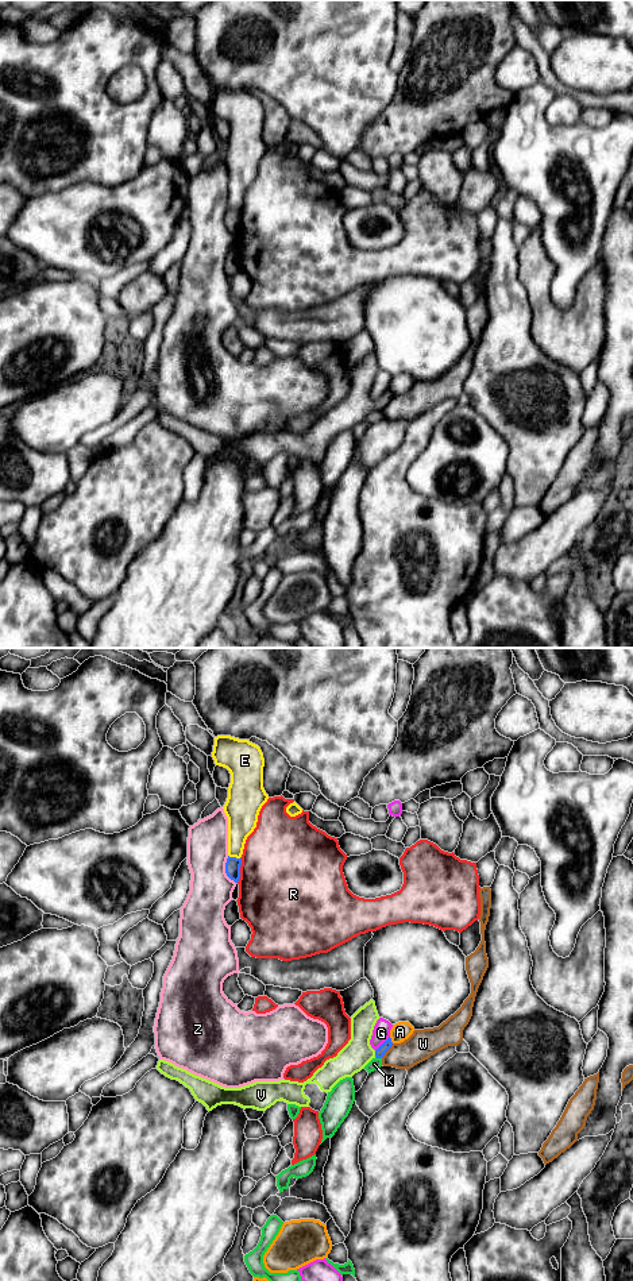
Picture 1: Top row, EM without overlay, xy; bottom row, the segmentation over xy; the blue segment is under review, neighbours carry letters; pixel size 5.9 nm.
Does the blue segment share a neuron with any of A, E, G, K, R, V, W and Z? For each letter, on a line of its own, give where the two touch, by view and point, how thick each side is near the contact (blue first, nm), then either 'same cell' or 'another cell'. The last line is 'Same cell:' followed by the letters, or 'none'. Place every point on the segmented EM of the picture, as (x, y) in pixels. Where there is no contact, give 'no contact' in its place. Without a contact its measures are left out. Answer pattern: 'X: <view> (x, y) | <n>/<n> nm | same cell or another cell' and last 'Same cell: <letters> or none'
A: xy (390, 1040) | 60/120 nm | another cell
E: xy (234, 857) | 100/180 nm | another cell
G: xy (382, 1044) | 60/100 nm | another cell
K: xy (378, 1057) | 60/70 nm | another cell
R: xy (239, 869) | 100/500 nm | another cell
V: xy (375, 1053) | 60/170 nm | same cell
W: xy (388, 1049) | 60/170 nm | another cell
Z: xy (226, 869) | 100/260 nm | another cell
Same cell: V

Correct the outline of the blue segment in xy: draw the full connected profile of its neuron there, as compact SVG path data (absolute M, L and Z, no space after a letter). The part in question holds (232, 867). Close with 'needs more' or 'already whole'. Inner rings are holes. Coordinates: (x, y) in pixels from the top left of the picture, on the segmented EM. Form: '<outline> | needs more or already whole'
M228 856L225 863L225 873L235 883L238 883L240 879L240 865L242 865L242 858Z | already whole

